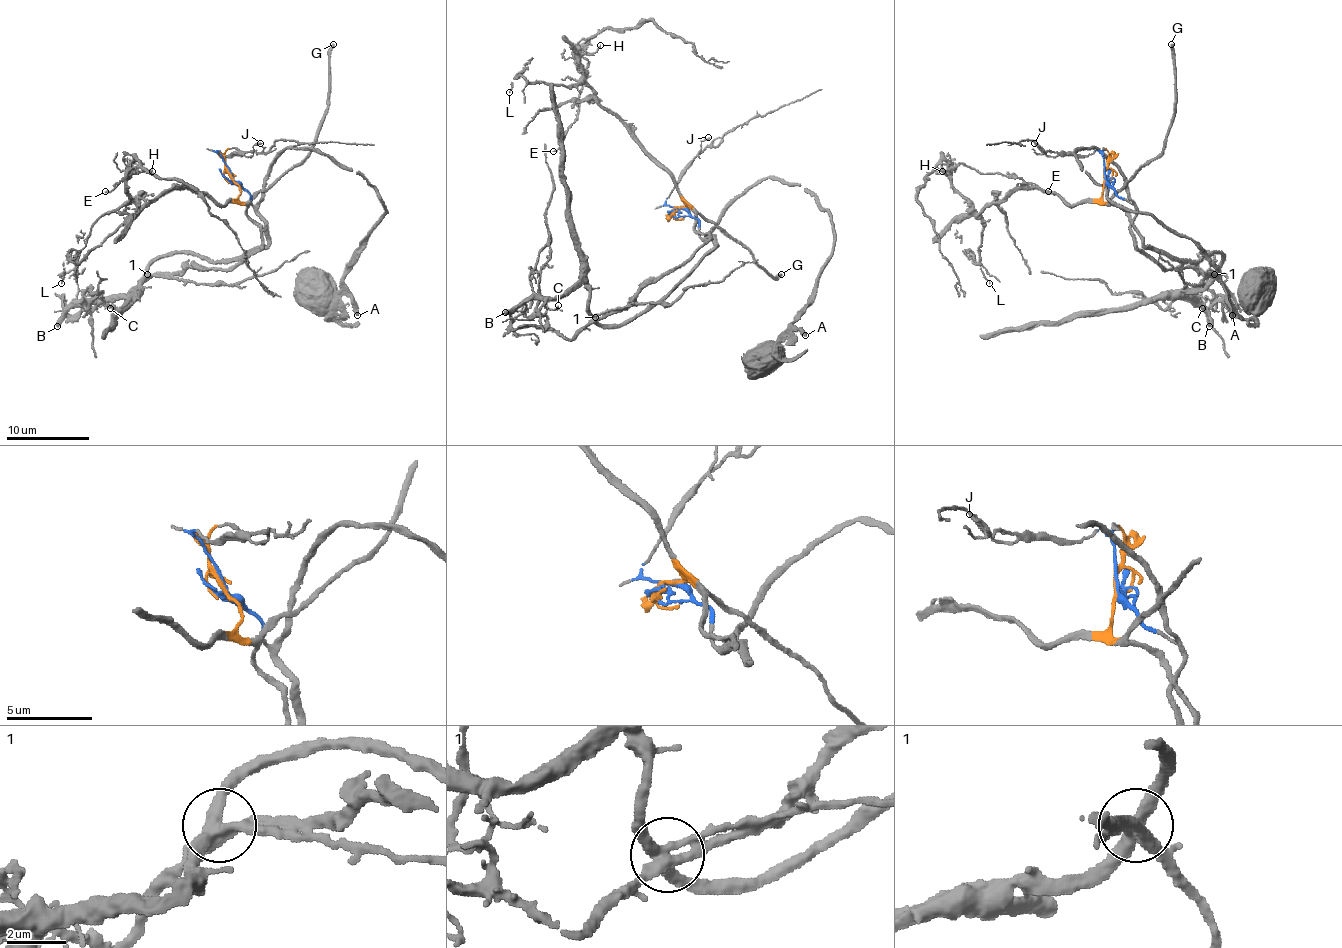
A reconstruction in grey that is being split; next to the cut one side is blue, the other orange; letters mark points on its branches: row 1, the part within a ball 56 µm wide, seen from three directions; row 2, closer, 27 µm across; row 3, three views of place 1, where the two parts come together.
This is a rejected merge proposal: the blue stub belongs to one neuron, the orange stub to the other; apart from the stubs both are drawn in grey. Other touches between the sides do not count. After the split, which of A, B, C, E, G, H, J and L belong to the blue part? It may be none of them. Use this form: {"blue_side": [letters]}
{"blue_side": ["A", "B", "C", "J"]}

